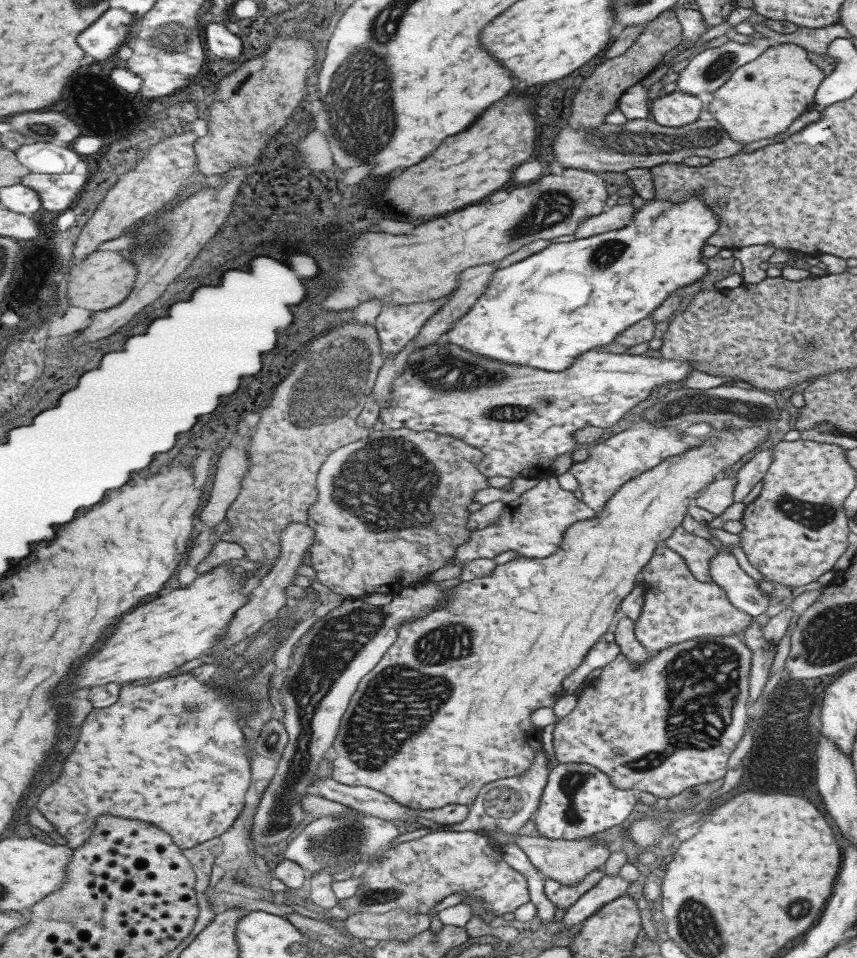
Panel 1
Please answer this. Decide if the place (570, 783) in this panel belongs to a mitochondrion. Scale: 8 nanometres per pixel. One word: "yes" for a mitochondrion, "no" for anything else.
yes

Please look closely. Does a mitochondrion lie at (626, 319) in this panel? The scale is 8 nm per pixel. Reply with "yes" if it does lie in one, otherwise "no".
no

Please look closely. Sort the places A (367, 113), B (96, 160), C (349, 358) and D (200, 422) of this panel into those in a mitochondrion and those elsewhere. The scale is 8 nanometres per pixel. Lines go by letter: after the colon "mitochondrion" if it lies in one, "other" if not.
A: mitochondrion
B: other
C: mitochondrion
D: other

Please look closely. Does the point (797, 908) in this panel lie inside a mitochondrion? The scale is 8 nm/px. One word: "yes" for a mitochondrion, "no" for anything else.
yes

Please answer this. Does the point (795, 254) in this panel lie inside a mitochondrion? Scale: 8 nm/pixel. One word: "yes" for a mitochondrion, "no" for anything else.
no

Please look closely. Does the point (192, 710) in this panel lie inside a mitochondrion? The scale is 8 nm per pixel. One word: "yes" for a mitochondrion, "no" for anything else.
yes

